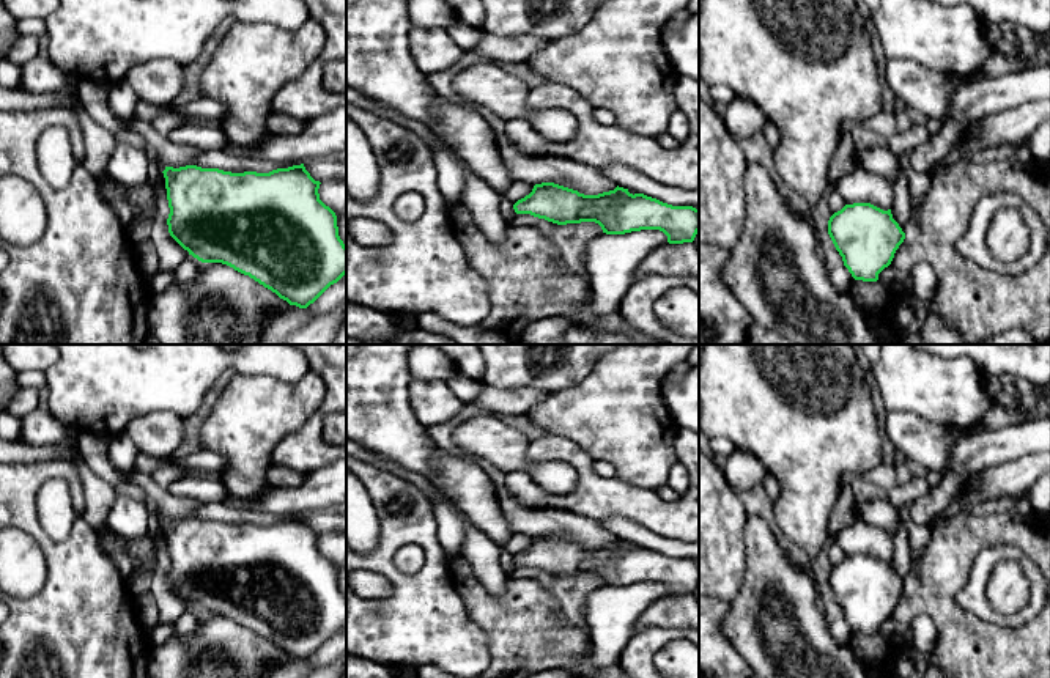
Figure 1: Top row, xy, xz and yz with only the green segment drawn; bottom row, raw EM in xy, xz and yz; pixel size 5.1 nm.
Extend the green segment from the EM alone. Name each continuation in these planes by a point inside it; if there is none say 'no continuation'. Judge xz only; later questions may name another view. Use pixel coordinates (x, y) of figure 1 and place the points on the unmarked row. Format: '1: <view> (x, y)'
no continuation

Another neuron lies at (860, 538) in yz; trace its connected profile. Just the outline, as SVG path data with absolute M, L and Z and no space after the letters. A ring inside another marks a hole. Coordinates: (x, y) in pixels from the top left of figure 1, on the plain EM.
M861 521L844 527L834 541L845 557L871 555L888 563L894 555L894 544L889 535Z

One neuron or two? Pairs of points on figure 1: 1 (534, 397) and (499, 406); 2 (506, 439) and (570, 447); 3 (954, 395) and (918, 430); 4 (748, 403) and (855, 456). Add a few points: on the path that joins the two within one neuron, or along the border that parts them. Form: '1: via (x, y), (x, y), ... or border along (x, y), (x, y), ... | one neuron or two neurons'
1: via (526, 398), (507, 401) | one neuron
2: border along (528, 442), (529, 460), (561, 460) | two neurons
3: border along (891, 411), (910, 411), (943, 425), (964, 428) | two neurons
4: via (775, 403), (798, 411), (828, 430) | one neuron

